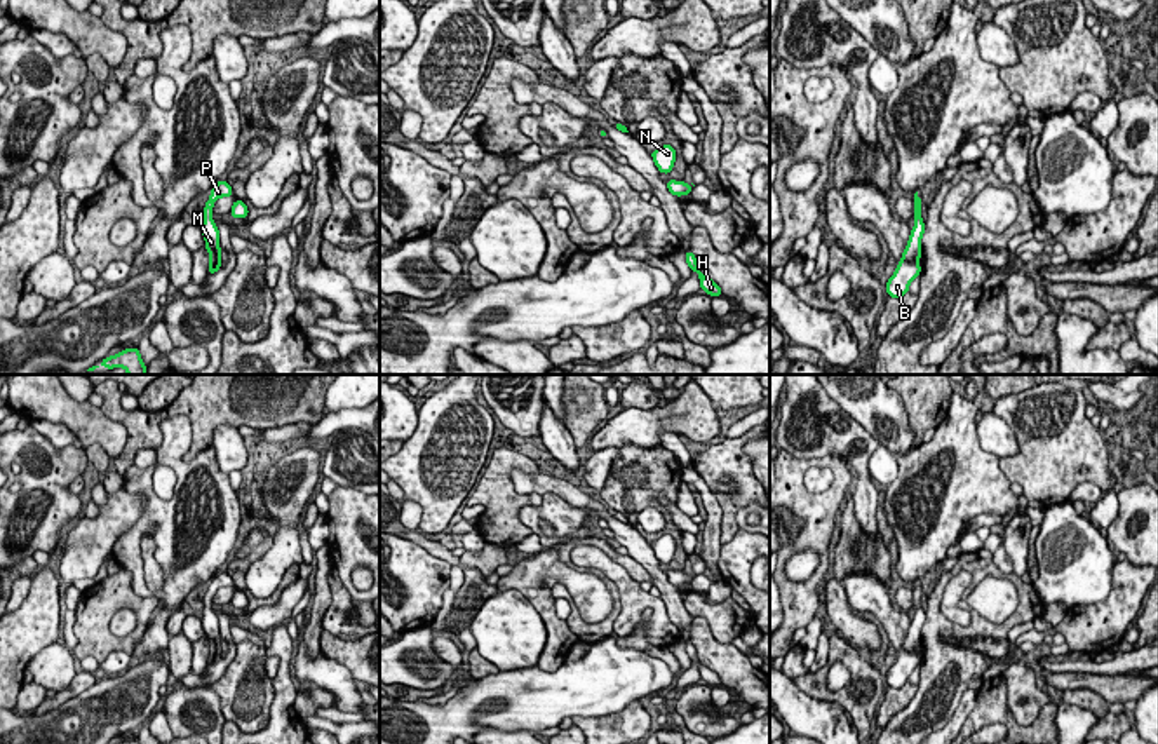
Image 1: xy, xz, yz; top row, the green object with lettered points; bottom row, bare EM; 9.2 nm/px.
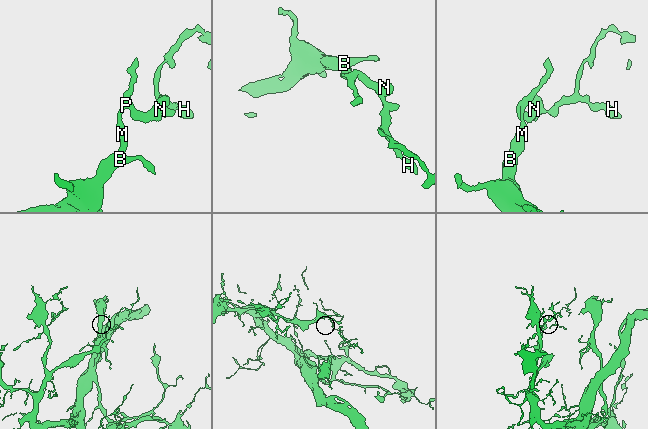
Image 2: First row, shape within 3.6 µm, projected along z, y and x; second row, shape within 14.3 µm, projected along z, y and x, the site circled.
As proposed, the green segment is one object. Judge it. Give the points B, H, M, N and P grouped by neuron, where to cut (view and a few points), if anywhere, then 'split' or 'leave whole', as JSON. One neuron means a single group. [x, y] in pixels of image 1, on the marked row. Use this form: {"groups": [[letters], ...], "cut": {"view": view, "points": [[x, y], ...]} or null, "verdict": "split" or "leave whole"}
{"groups": [["B", "H", "M", "N", "P"]], "cut": null, "verdict": "leave whole"}

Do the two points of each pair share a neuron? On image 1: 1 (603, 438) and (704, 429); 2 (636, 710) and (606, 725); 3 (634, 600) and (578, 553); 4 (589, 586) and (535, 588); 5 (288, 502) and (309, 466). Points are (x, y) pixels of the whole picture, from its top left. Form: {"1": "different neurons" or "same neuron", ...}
{"1": "same neuron", "2": "same neuron", "3": "same neuron", "4": "same neuron", "5": "same neuron"}

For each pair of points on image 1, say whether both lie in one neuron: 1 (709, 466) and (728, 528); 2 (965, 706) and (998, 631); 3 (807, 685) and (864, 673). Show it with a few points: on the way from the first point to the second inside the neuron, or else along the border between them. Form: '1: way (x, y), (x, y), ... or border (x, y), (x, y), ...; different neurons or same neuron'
1: way (728, 473), (740, 492), (730, 502), (730, 509); same neuron
2: border (969, 689), (946, 723); different neurons
3: way (829, 696), (847, 696), (861, 704), (875, 692); same neuron

